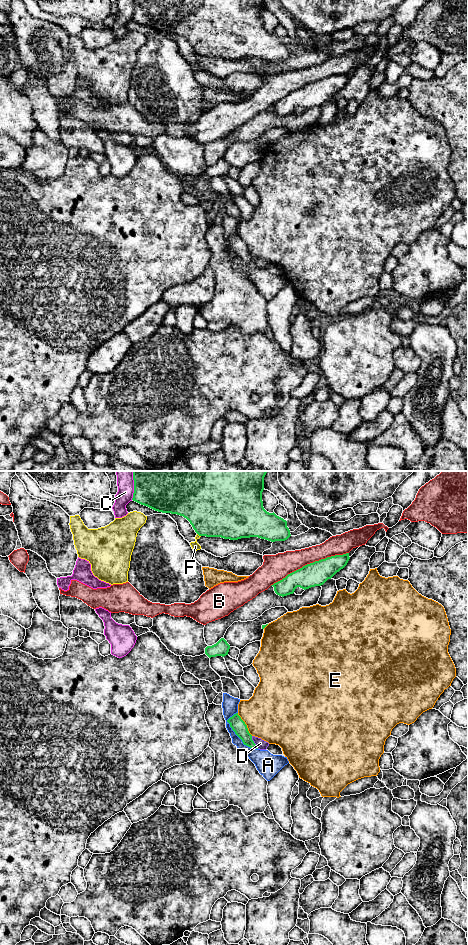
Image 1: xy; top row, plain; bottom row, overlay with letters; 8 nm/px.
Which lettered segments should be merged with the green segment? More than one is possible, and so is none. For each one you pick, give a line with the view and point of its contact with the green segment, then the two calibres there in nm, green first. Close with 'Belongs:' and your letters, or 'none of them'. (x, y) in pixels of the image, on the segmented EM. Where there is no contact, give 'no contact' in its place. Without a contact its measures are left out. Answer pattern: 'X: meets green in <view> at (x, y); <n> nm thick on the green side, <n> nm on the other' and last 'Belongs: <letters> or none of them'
Belongs: none of them

